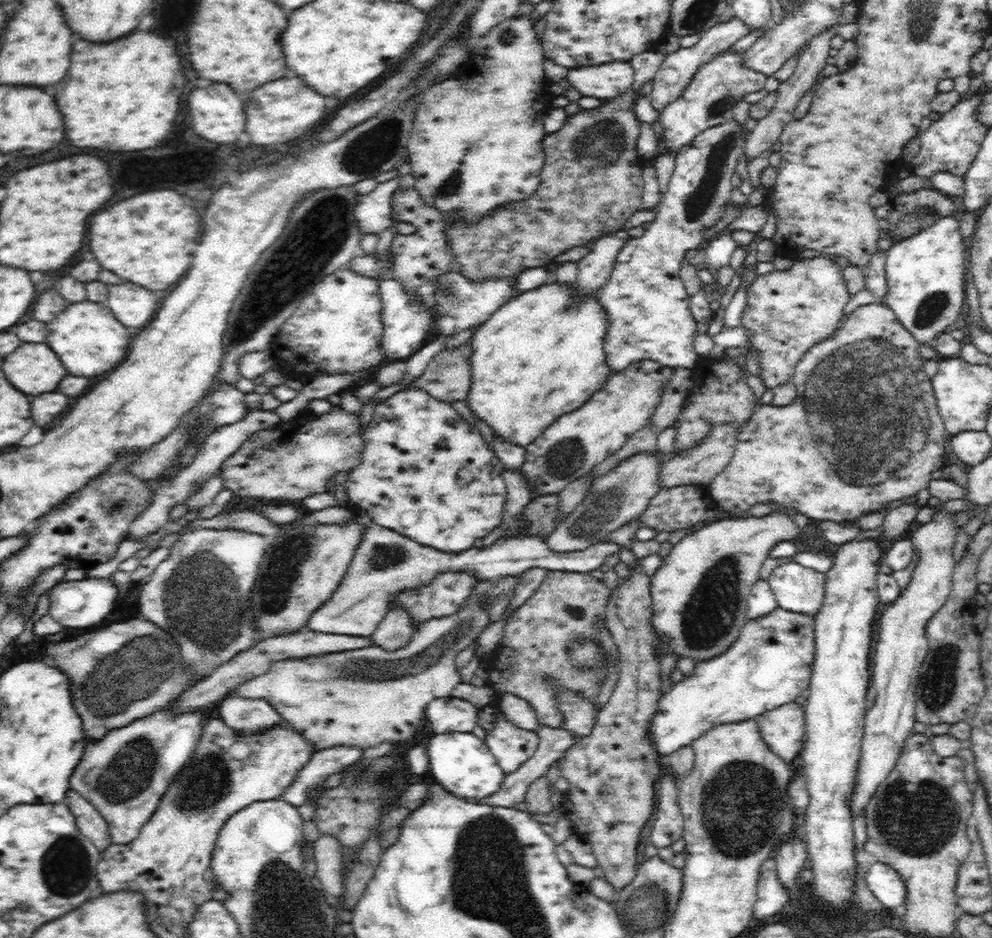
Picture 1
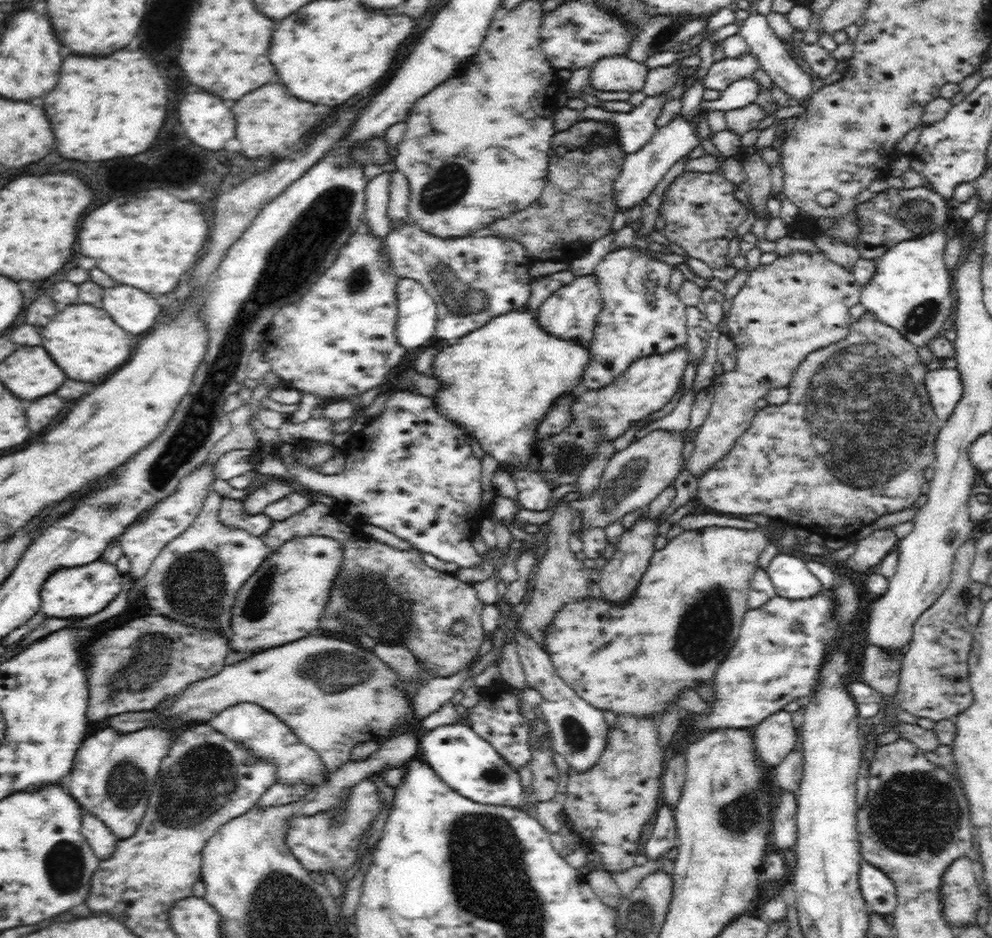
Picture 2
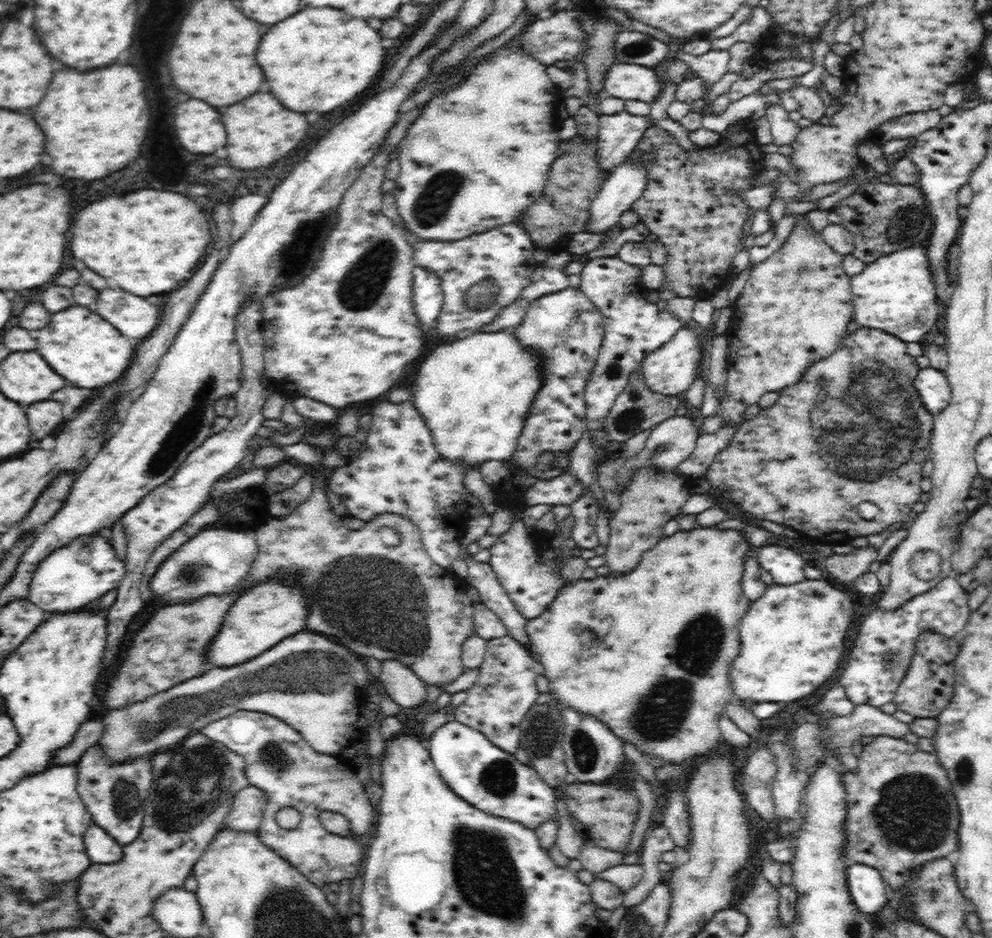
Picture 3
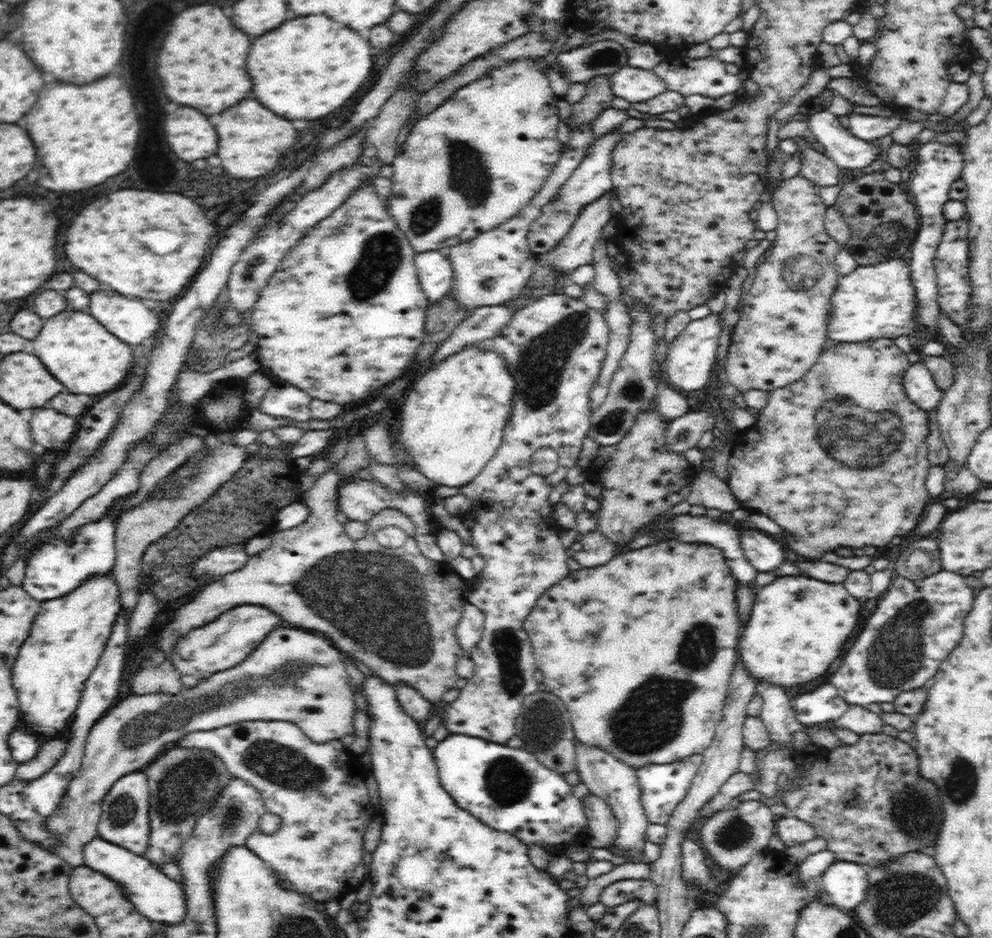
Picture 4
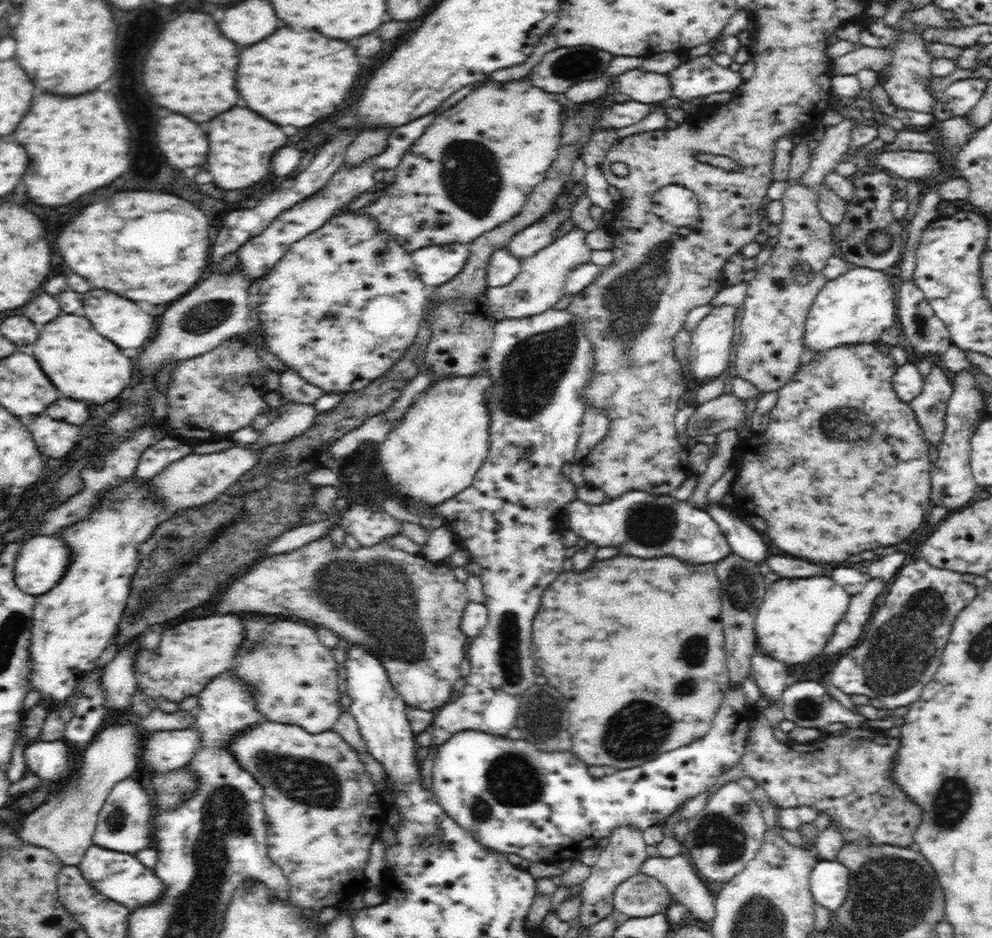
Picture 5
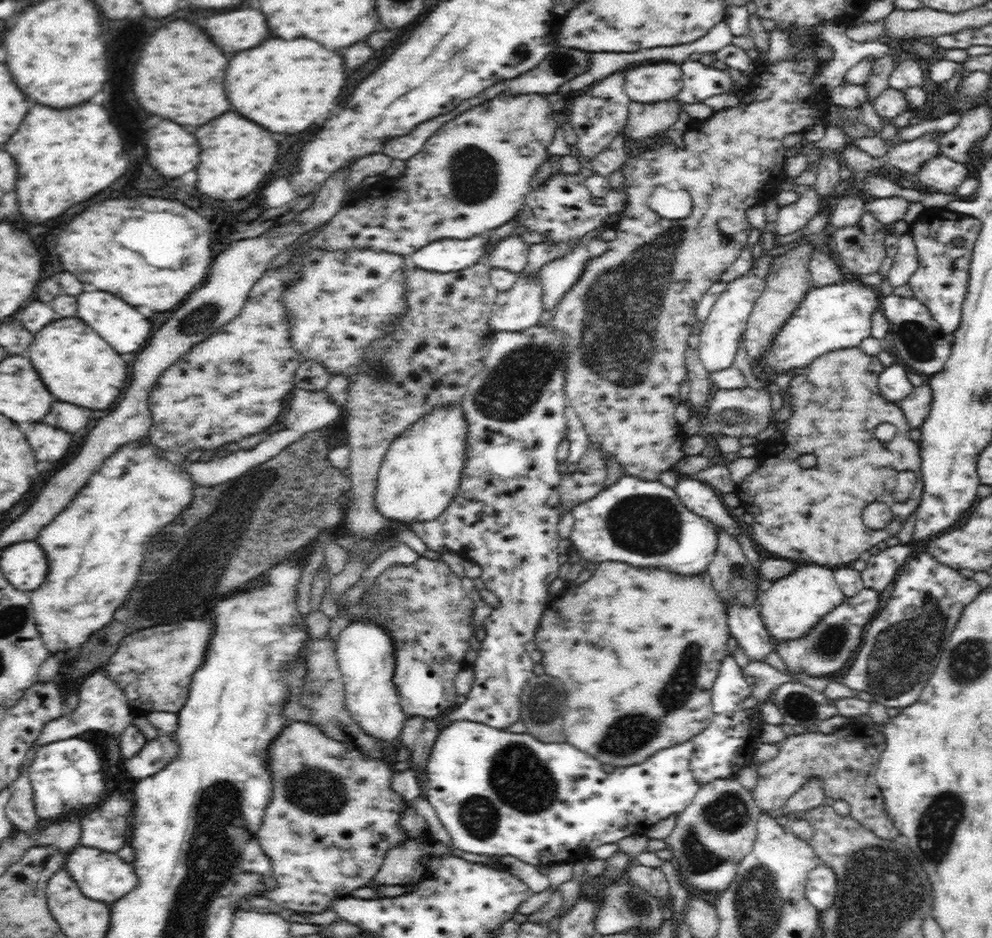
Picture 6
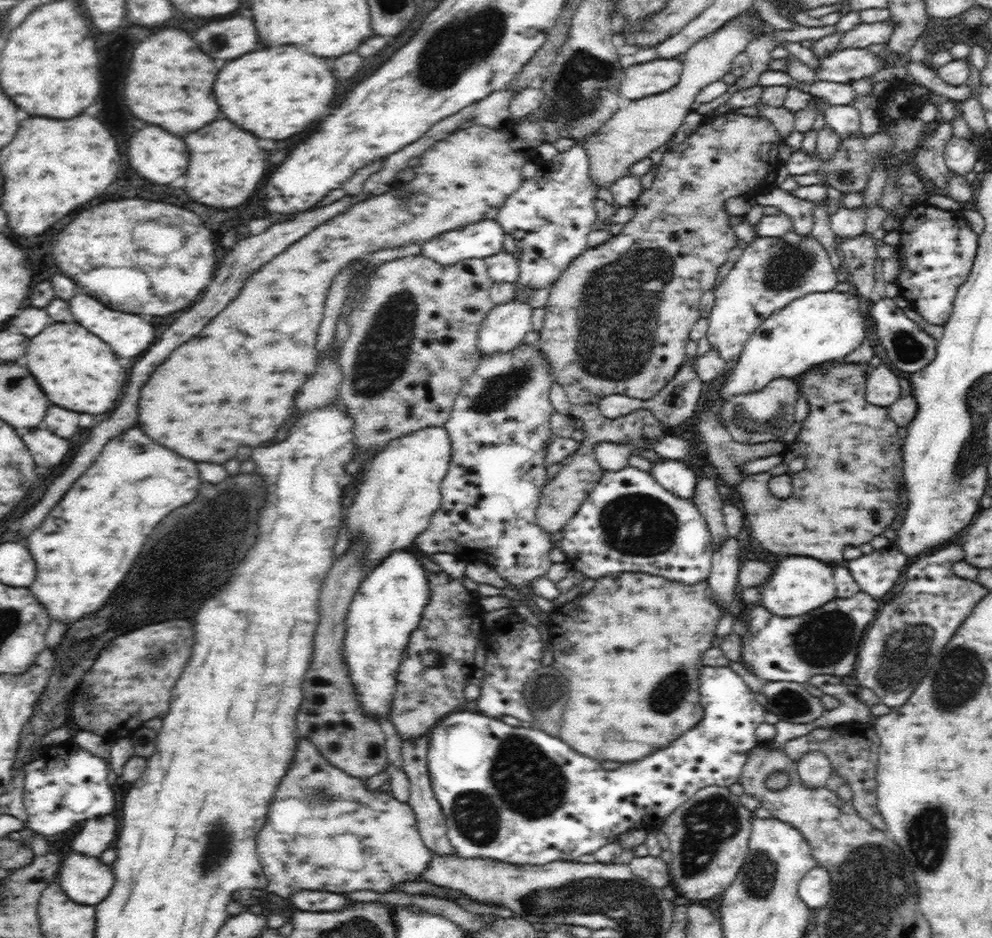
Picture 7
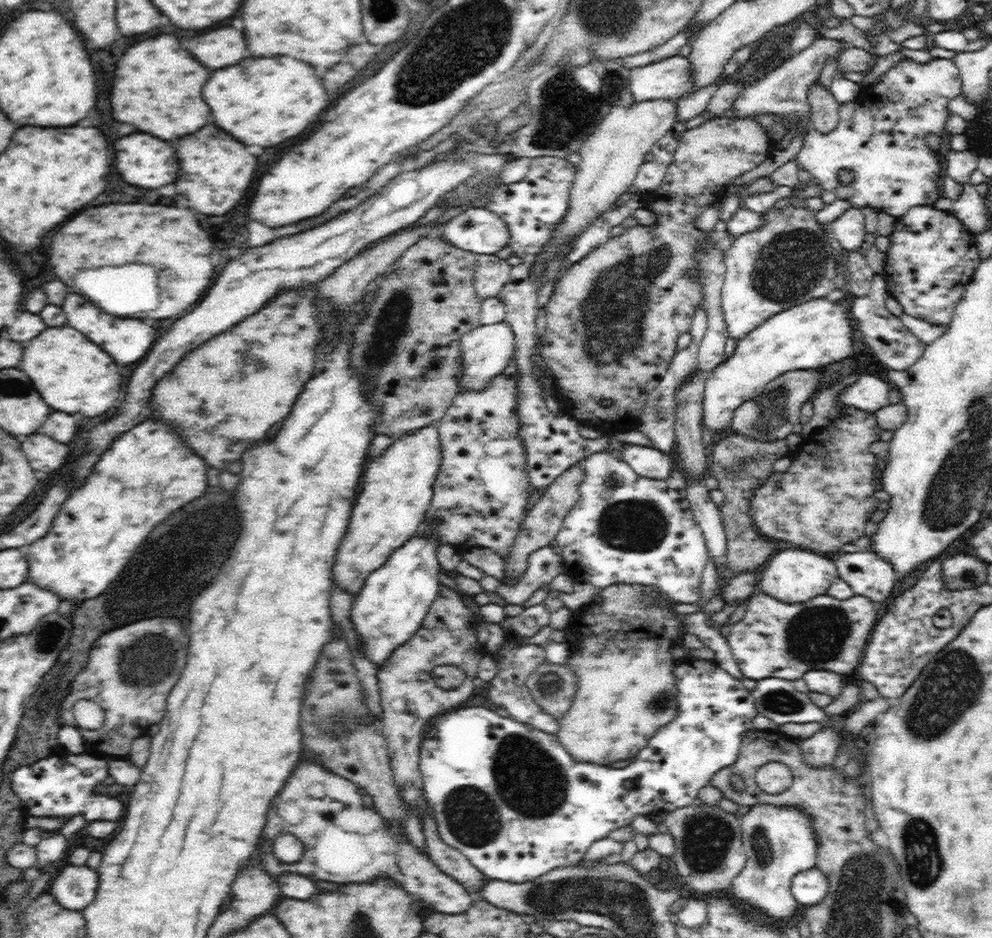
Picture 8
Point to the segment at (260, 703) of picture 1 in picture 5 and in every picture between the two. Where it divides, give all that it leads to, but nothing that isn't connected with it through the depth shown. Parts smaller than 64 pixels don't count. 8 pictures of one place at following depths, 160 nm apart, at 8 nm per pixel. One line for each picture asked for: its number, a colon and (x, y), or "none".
2: (254, 727)
3: (279, 761)
4: (318, 790)
5: (322, 808)

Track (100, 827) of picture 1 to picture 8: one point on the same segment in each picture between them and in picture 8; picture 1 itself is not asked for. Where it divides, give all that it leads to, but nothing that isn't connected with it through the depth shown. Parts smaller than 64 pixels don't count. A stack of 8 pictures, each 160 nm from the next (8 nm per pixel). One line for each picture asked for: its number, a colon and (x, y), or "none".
2: (102, 840)
3: (100, 847)
4: (155, 896)
5: (119, 876)
6: (100, 875)
7: (85, 879)
8: (74, 887)

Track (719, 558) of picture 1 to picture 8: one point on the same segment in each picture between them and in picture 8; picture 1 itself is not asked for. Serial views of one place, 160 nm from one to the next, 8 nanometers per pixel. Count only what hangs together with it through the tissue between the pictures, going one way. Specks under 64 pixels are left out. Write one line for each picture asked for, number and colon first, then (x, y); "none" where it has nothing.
2: (635, 658)
3: (649, 652)
4: (641, 649)
5: (636, 645)
6: (630, 640)
7: (631, 648)
8: (621, 654)

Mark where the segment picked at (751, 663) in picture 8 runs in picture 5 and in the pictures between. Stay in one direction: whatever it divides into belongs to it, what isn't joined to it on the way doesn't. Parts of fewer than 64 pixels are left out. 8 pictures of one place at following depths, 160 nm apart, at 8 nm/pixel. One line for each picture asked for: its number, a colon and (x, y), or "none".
5: (847, 630)
6: (825, 648)
7: (826, 640)

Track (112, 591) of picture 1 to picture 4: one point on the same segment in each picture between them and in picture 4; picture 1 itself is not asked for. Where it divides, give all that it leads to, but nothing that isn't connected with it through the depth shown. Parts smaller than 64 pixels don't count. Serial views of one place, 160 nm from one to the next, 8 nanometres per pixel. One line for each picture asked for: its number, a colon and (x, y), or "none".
2: (83, 591)
3: (71, 577)
4: (58, 566)

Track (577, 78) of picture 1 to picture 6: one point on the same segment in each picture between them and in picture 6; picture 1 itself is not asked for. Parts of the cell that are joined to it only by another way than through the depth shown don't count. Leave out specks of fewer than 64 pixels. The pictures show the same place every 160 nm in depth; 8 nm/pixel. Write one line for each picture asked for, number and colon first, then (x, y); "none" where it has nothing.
2: (612, 74)
3: (627, 81)
4: (633, 84)
5: (648, 87)
6: (646, 83)

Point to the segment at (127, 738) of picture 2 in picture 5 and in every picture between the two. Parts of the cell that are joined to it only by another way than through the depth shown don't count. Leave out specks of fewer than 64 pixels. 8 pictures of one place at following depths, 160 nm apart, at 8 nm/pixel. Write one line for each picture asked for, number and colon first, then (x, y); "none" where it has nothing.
3: (114, 795)
4: (125, 821)
5: (125, 823)

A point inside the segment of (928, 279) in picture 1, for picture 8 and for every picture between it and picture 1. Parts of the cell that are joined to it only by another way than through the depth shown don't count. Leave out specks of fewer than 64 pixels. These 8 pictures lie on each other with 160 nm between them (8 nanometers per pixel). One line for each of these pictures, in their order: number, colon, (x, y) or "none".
2: (911, 291)
3: (896, 294)
4: (878, 301)
5: (855, 308)
6: (834, 317)
7: (820, 327)
8: (809, 335)

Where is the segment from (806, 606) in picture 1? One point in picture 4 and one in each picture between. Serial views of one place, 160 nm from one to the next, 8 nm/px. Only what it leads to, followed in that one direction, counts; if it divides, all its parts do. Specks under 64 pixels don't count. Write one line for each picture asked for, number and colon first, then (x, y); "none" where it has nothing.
2: (790, 575)
3: (785, 565)
4: (764, 552)

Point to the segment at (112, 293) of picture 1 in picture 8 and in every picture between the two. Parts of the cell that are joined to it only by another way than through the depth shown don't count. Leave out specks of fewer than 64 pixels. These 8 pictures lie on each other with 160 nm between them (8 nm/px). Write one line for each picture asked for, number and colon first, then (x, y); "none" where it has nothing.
2: (135, 311)
3: (135, 317)
4: (129, 320)
5: (122, 321)
6: (123, 327)
7: (128, 335)
8: (126, 340)

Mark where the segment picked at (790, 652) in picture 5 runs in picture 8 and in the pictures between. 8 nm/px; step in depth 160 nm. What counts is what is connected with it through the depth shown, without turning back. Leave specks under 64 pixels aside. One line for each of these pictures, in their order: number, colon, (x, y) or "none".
6: (793, 604)
7: (797, 585)
8: (795, 575)

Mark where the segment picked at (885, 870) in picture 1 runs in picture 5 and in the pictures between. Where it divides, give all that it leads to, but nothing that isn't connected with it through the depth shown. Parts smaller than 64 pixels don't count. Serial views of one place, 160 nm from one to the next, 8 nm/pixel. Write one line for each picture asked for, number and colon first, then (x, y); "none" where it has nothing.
2: (879, 893)
3: (868, 890)
4: (844, 884)
5: (829, 880)

